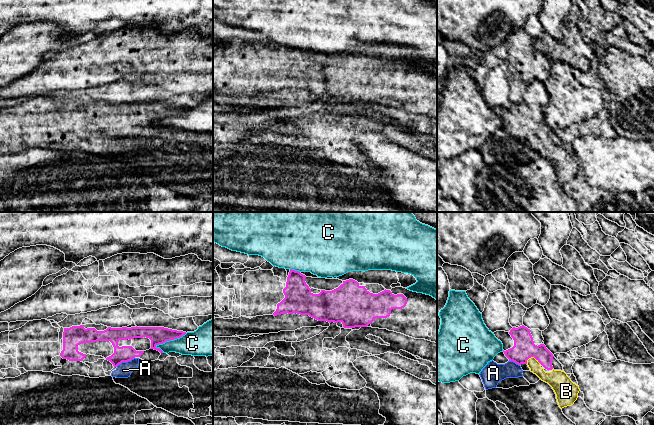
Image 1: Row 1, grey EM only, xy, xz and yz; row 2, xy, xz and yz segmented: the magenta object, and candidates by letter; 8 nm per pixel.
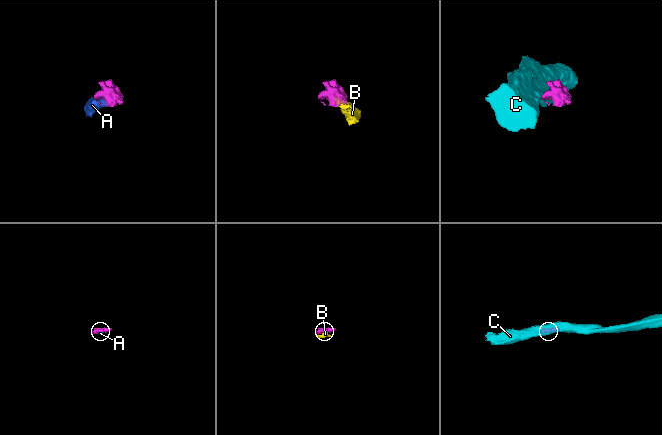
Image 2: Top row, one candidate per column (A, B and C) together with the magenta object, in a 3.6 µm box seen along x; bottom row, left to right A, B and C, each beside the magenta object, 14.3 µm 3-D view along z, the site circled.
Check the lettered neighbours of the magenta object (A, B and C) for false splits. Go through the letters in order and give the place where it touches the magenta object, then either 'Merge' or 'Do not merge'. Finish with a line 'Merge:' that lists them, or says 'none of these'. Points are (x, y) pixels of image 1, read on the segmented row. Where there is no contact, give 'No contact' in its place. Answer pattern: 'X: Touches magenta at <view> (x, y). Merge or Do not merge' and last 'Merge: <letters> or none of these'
A: Touches magenta at xy (125, 361). Merge
B: Touches magenta at yz (534, 357). Merge
C: Touches magenta at xy (170, 339). Do not merge
Merge: A, B

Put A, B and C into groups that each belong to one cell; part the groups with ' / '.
A B / C

